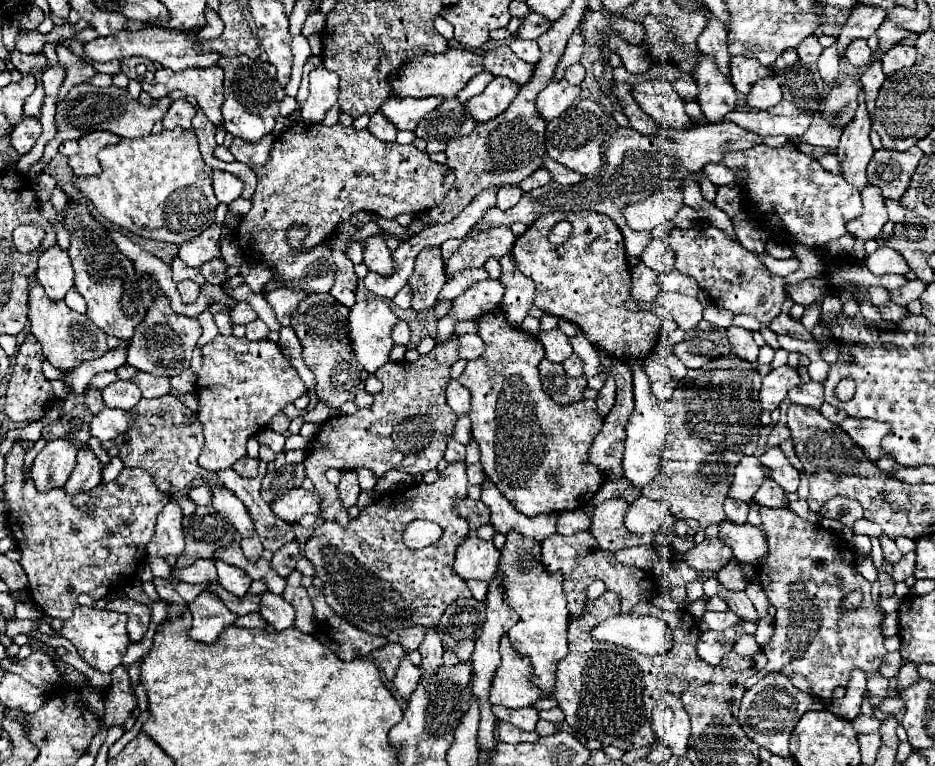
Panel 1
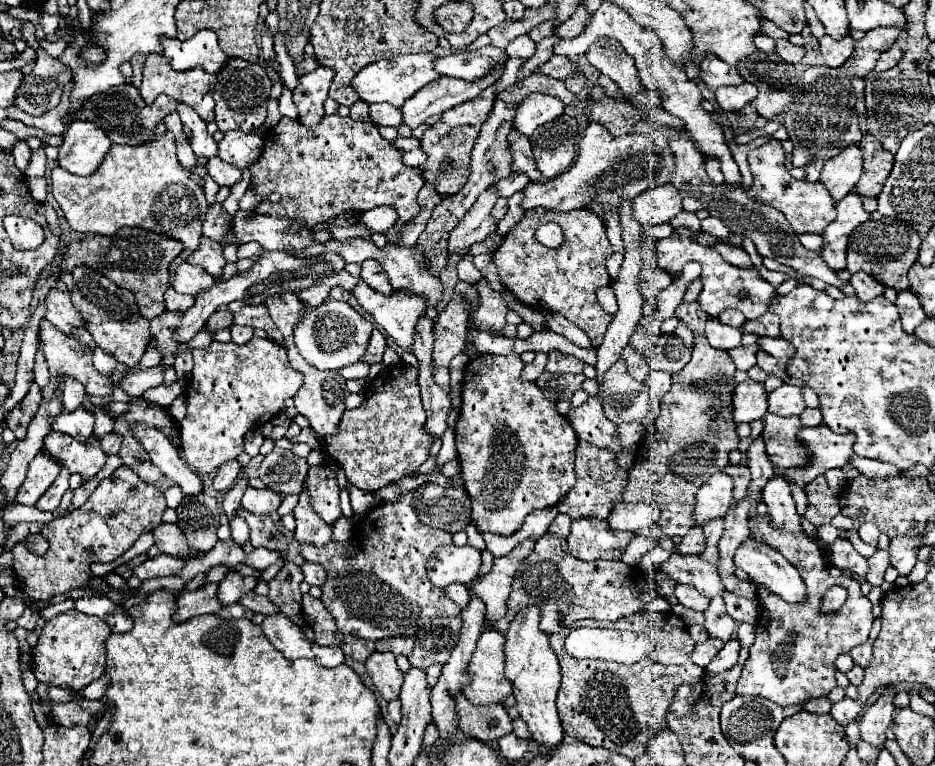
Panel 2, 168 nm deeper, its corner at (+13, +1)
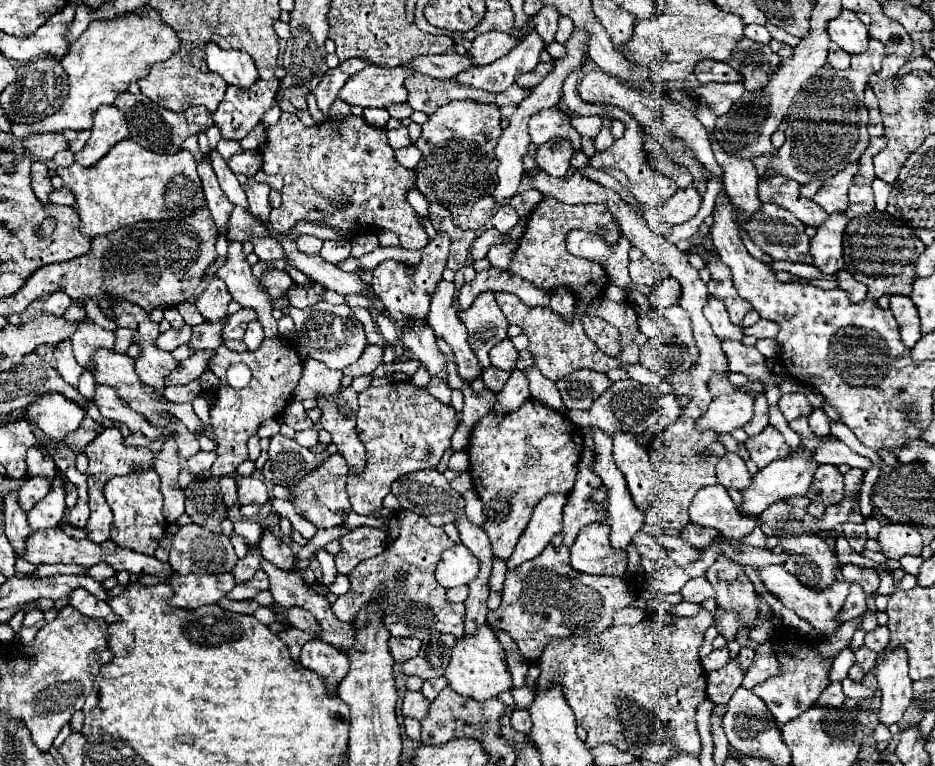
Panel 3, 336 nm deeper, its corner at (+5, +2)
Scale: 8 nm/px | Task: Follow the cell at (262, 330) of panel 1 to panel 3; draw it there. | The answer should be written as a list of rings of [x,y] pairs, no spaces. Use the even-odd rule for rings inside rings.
[[[258,321],[248,323],[248,329],[246,329],[246,333],[244,333],[244,343],[248,345],[248,349],[250,349],[250,351],[258,349],[258,347],[260,347],[260,343],[262,343],[262,339],[264,339],[262,325],[260,325]]]

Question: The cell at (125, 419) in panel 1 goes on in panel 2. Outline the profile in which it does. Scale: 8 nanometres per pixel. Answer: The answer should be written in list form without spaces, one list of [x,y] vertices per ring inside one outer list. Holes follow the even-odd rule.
[[[62,408],[60,414],[52,422],[52,430],[60,432],[60,434],[68,434],[68,436],[84,442],[86,438],[92,436],[94,414],[84,410],[84,408],[78,408],[78,410],[72,410],[72,412]]]

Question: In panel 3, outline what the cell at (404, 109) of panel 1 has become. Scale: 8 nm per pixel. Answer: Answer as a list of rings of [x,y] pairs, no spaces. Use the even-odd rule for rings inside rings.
[[[532,31],[518,43],[516,49],[512,49],[502,59],[462,71],[452,81],[458,85],[470,85],[474,89],[484,89],[490,93],[506,91],[516,81],[518,75],[538,65],[538,57],[542,49],[544,49],[542,39],[536,35],[536,31]]]

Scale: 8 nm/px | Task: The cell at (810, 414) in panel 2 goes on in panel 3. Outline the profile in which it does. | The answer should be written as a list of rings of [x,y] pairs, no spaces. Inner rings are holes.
[[[814,409],[814,411],[810,413],[810,417],[808,417],[808,423],[810,423],[810,429],[812,429],[816,435],[820,435],[820,437],[824,437],[824,435],[830,433],[828,417],[826,417],[826,413],[824,413],[822,409]]]

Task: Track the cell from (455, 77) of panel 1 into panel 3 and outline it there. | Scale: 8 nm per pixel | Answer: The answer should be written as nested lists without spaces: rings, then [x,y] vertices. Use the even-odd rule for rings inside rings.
[[[370,65],[350,77],[350,81],[340,89],[338,97],[348,105],[360,107],[390,107],[394,103],[406,103],[406,77],[416,75],[414,69],[392,67],[382,69]]]

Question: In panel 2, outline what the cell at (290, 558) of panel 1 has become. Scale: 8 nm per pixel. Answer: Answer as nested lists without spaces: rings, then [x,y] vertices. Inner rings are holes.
[[[254,548],[254,550],[246,556],[244,564],[246,564],[246,566],[254,566],[256,570],[266,570],[266,568],[268,568],[270,564],[274,564],[278,558],[282,558],[280,552],[272,552],[272,550],[266,550],[266,548]]]

